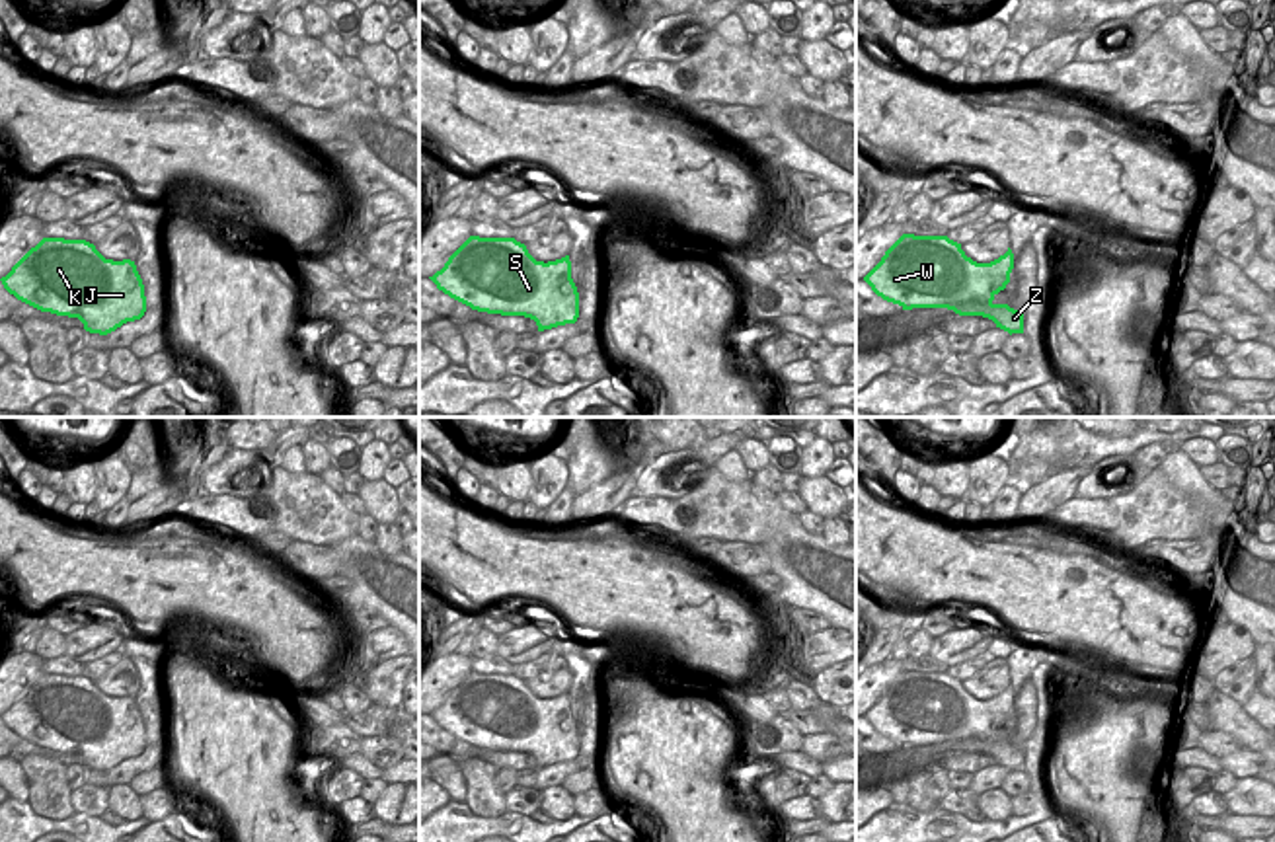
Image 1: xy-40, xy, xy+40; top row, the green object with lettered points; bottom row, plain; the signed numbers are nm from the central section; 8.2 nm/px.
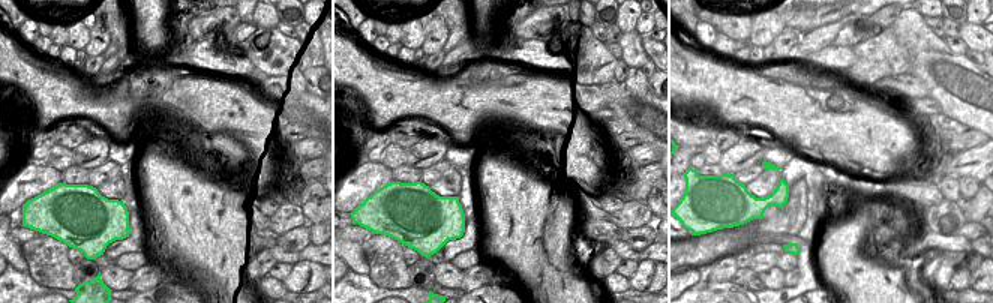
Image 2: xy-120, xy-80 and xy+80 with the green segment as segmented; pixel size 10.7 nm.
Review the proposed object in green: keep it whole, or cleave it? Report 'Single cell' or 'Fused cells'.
Single cell.

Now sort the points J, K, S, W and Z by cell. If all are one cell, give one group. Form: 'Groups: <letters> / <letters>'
Groups: J K S W Z

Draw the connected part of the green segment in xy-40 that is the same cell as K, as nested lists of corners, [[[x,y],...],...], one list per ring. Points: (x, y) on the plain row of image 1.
[[[43,674],[0,717],[18,737],[78,754],[90,770],[107,772],[146,748],[135,698],[105,696],[86,676]]]

